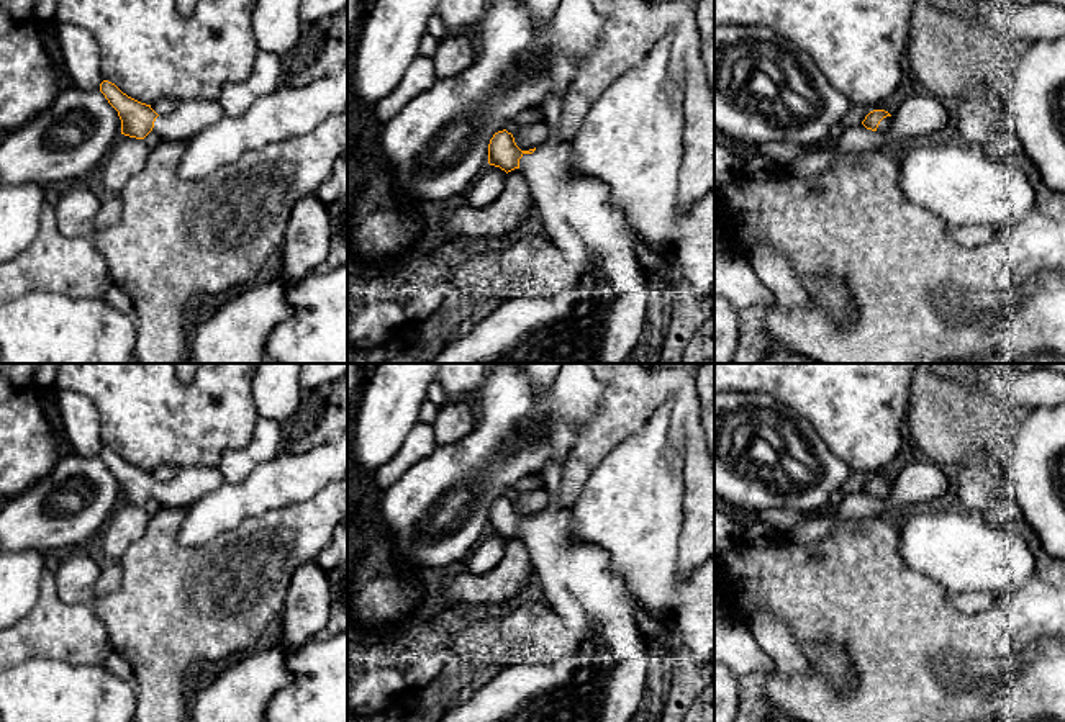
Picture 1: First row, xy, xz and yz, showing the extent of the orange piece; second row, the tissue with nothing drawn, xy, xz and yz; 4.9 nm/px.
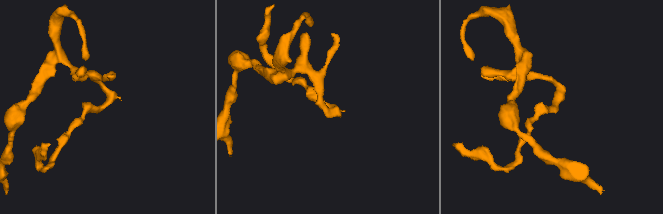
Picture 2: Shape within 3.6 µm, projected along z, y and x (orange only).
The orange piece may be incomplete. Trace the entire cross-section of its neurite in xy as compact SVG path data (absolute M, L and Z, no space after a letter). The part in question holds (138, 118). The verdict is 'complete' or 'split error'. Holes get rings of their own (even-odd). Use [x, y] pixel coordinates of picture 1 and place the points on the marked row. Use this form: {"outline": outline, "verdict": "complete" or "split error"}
{"outline": "M103 80L100 92L118 111L121 134L144 139L154 131L162 141L187 142L195 134L224 116L216 100L180 100L170 115L157 115L151 105L141 103L123 93L115 83Z", "verdict": "split error"}

